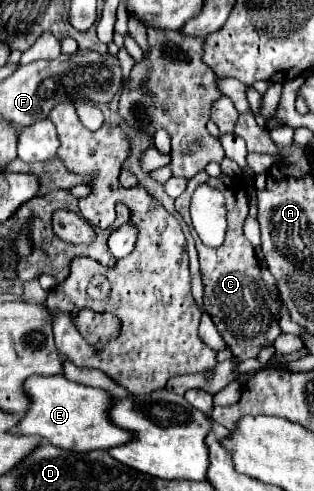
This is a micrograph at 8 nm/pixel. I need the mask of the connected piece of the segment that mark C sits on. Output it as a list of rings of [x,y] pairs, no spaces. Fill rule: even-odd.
[[[205,171],[195,175],[187,189],[183,191],[181,197],[175,199],[175,209],[181,213],[185,223],[189,225],[191,235],[195,237],[196,248],[199,251],[199,263],[201,263],[201,275],[203,275],[203,285],[205,285],[205,311],[211,315],[213,323],[217,325],[223,341],[231,347],[233,355],[237,361],[245,361],[251,357],[257,357],[259,349],[263,345],[273,345],[275,337],[281,333],[279,321],[277,321],[277,309],[279,305],[267,297],[267,287],[259,277],[259,261],[255,257],[253,245],[247,241],[243,235],[243,223],[247,219],[249,211],[249,195],[247,195],[247,183],[243,177],[209,177]],[[201,183],[209,183],[217,187],[227,201],[227,237],[225,243],[219,249],[211,249],[201,243],[201,239],[195,233],[189,217],[189,201],[191,195]]]

